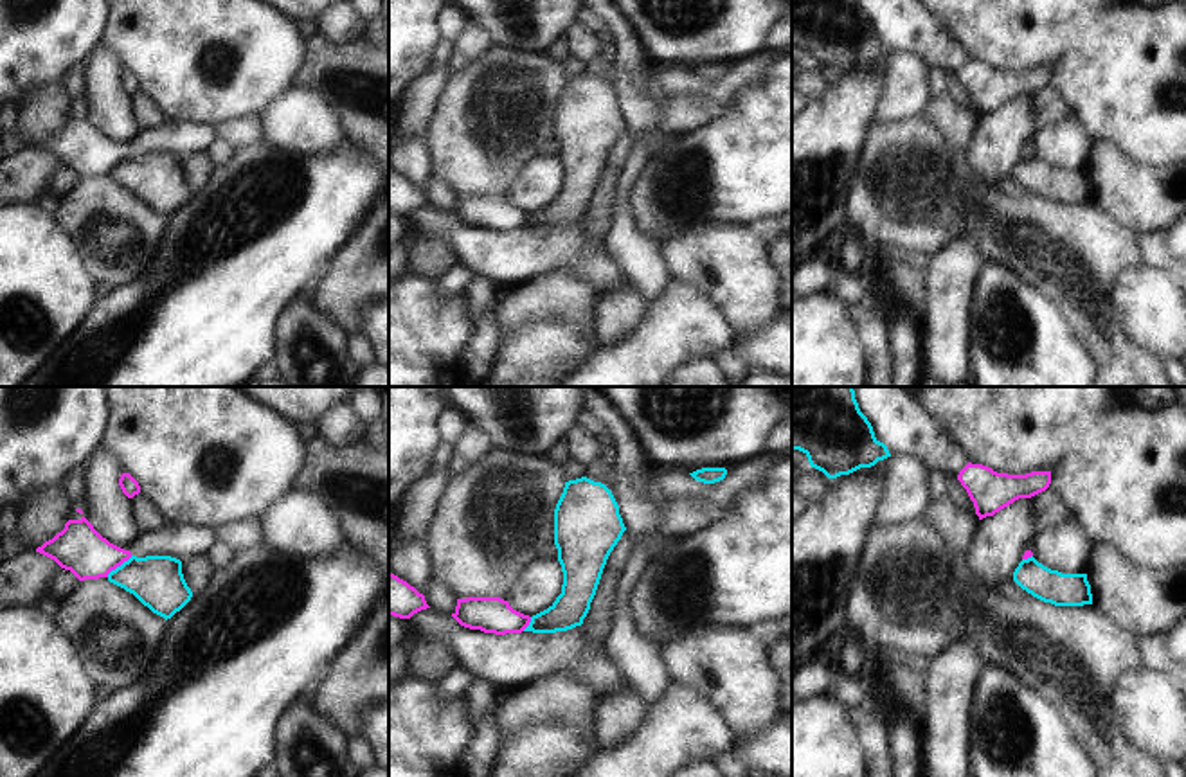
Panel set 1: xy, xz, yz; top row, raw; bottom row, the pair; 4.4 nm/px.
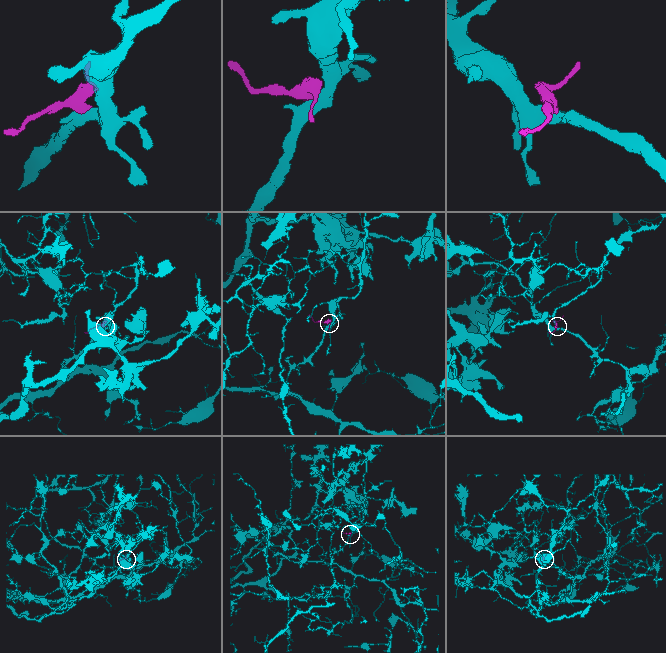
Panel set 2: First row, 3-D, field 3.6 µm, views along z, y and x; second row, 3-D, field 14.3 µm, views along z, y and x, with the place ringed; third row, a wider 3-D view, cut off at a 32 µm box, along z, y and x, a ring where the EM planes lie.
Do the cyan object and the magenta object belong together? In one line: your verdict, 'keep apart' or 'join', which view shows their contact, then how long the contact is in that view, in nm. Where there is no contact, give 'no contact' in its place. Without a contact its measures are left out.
keep apart | xy | 150 nm

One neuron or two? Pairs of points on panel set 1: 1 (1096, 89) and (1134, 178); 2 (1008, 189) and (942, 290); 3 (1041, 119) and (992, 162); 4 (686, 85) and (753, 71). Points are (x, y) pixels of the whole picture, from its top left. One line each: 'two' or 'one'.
1: two
2: two
3: two
4: one

